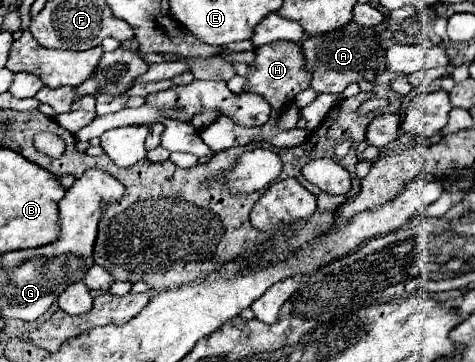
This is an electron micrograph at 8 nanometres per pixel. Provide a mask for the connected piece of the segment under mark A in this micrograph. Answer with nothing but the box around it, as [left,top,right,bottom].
[303,22,381,94]

